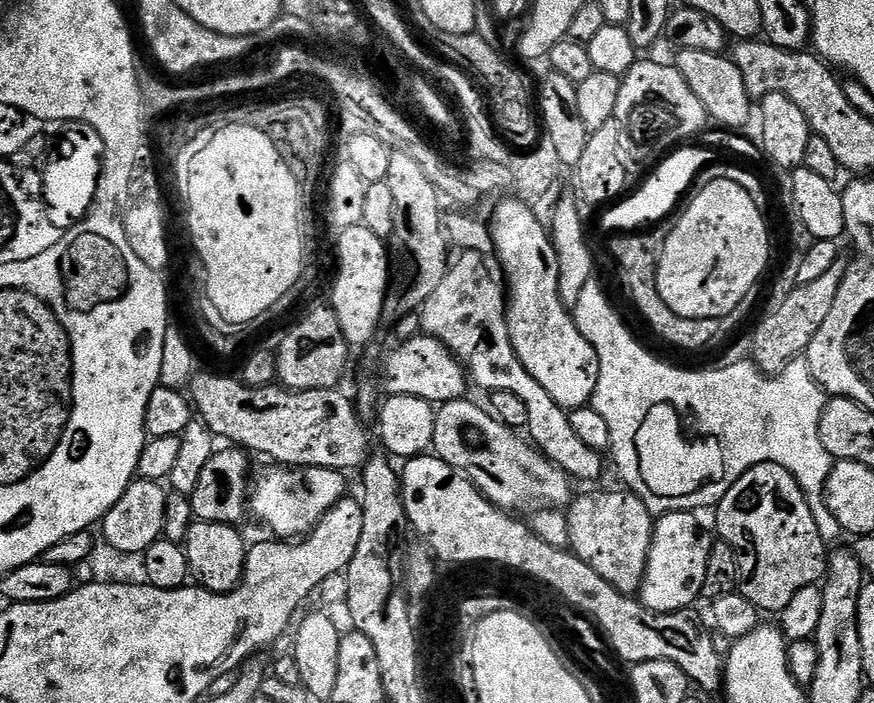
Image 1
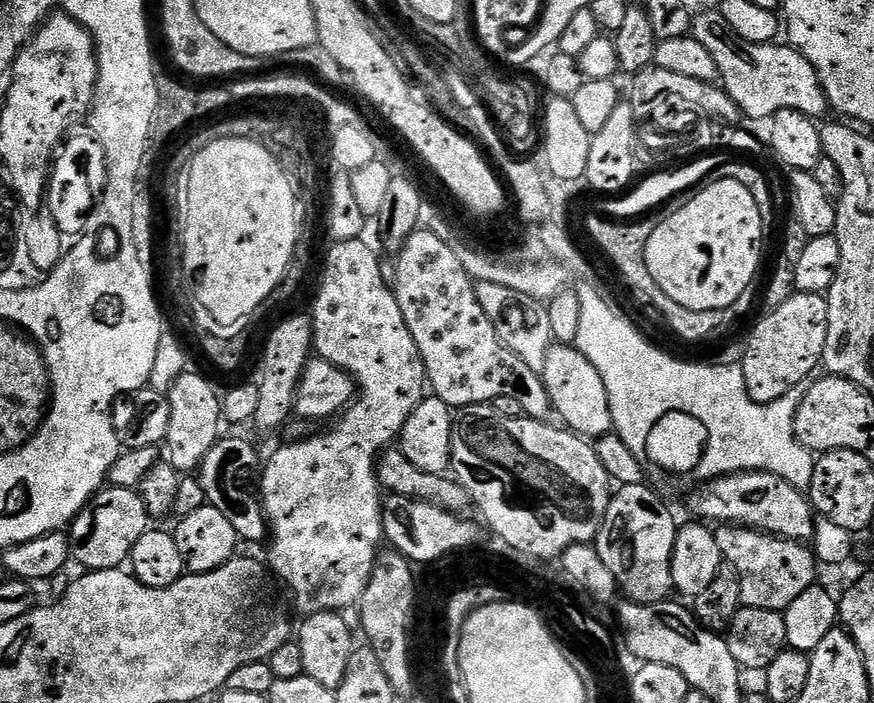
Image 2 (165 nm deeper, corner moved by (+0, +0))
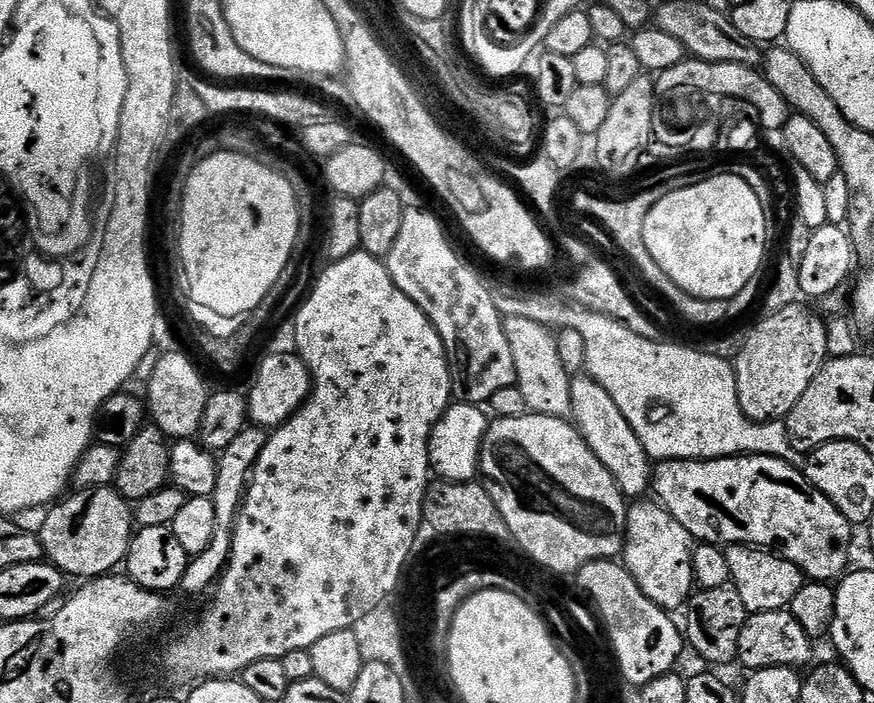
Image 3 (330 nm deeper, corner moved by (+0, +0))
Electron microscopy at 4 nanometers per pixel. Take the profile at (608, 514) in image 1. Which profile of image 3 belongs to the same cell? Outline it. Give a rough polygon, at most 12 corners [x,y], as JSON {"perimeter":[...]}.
{"perimeter":[[628,504],[622,563],[669,614],[694,591],[686,526]]}

